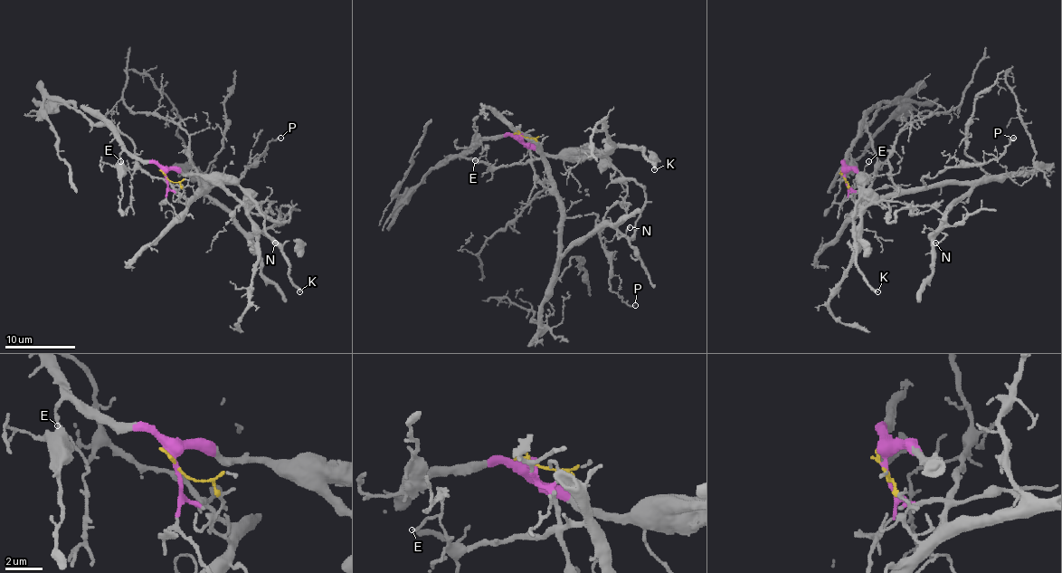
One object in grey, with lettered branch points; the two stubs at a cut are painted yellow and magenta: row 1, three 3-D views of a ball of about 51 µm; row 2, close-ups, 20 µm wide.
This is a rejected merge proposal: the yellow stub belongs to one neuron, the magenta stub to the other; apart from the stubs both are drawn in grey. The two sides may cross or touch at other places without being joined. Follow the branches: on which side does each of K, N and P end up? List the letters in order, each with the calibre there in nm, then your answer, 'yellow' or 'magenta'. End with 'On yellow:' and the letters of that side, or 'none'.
K: 320 nm | magenta
N: 140 nm | yellow
P: 170 nm | yellow
On yellow: N, P

